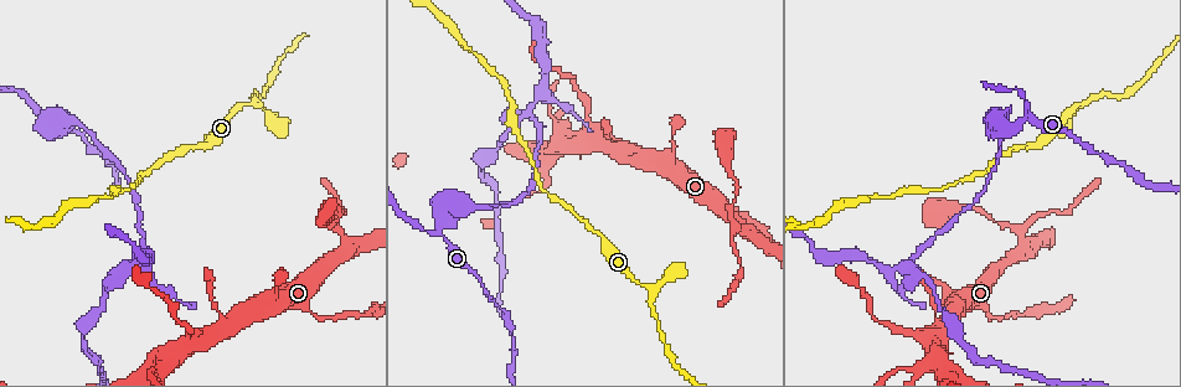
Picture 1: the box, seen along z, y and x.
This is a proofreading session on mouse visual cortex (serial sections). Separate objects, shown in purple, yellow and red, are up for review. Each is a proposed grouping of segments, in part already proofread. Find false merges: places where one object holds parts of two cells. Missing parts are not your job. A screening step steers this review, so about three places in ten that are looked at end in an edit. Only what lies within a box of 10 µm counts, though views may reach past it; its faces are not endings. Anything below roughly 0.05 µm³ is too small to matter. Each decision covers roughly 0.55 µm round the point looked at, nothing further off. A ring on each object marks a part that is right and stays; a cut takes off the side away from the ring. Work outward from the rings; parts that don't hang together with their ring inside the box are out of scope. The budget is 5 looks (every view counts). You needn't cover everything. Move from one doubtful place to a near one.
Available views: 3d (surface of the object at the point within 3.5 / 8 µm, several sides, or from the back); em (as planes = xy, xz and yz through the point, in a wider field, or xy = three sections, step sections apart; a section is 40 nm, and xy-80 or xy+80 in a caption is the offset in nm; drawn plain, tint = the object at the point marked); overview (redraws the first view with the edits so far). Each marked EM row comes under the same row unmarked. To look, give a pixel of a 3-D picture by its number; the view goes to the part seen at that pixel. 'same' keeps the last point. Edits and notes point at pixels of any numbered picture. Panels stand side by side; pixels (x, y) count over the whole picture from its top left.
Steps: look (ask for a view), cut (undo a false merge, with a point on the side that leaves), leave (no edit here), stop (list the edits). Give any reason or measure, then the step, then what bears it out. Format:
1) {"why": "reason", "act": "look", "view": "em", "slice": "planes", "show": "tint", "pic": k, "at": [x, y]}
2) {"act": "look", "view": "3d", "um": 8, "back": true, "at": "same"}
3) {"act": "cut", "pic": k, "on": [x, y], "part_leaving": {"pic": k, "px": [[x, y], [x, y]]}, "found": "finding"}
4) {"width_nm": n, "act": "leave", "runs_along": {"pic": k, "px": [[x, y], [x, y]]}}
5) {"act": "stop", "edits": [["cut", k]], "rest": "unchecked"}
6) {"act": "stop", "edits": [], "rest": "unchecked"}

{"why": "abrupt turn", "act": "look", "view": "3d", "um": 3.5, "pic": 1, "at": [347, 248]}

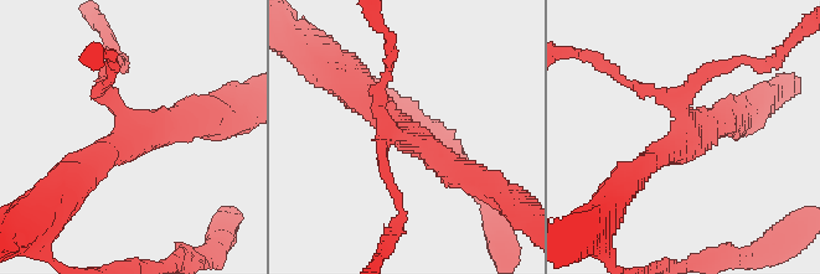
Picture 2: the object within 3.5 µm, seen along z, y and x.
{"act": "look", "view": "em", "slice": "xy", "step": 3, "show": "tint", "pic": 2, "at": [122, 141]}

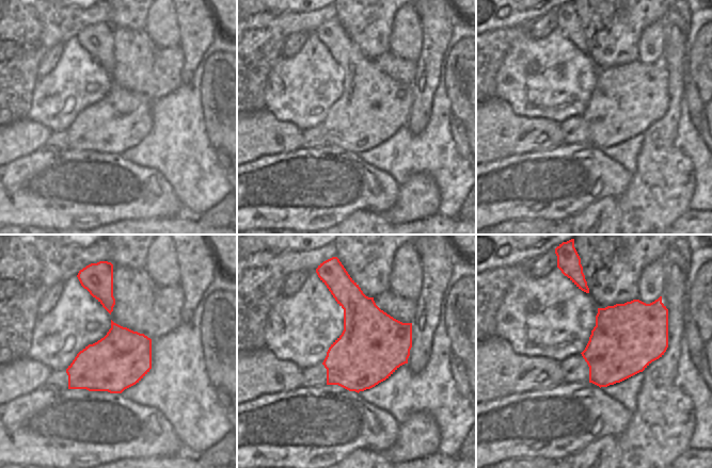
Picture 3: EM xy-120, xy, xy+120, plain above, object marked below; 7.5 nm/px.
{"act": "look", "view": "em", "slice": "xy", "step": 1, "show": "tint", "at": "same"}

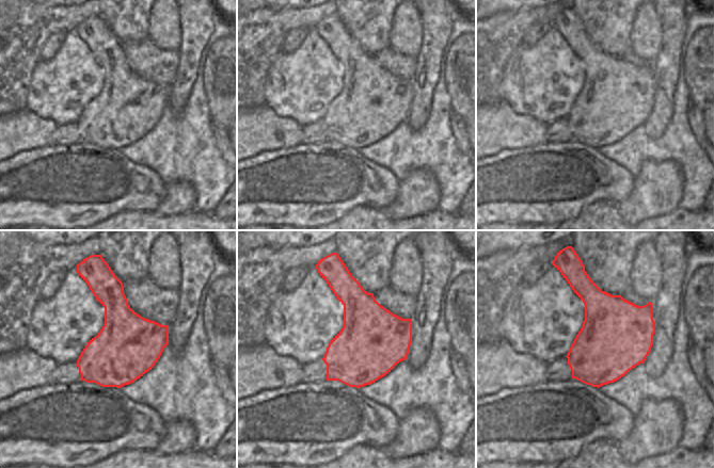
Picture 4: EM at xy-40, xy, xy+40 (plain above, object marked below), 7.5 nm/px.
{"act": "cut", "pic": 2, "on": [382, 144], "part_leaving": {"pic": 2, "px": [[681, 112], [589, 55]]}, "found": "two cells meet here"}

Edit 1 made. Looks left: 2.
{"why": "abrupt turn", "act": "look", "view": "3d", "um": 3.5, "pic": 1, "at": [651, 287]}

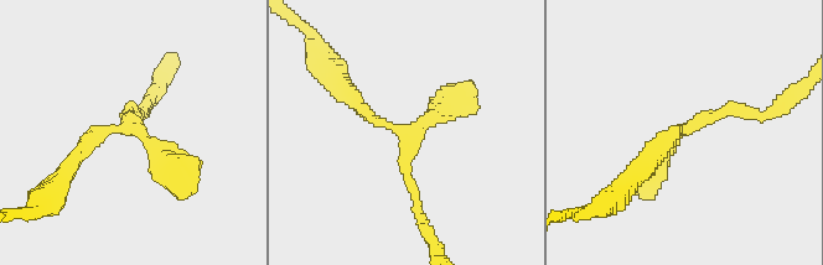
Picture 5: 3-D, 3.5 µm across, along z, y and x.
{"arms": 3, "arm_widths_nm": [150, 200, 200], "act": "look", "view": "em", "slice": "xy", "step": 3, "show": "tint", "pic": 5, "at": [405, 134]}

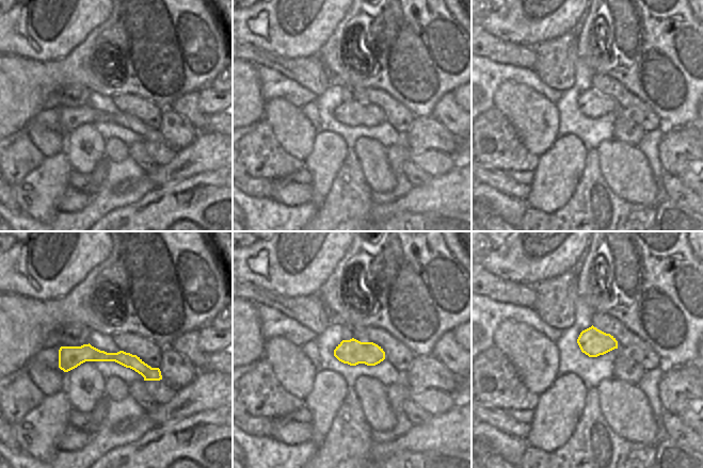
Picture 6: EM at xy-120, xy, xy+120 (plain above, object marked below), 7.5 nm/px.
{"act": "leave", "found": "one cell here"}

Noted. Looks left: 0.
{"act": "stop", "edits": [["cut", 2]], "rest": "unchecked"}

